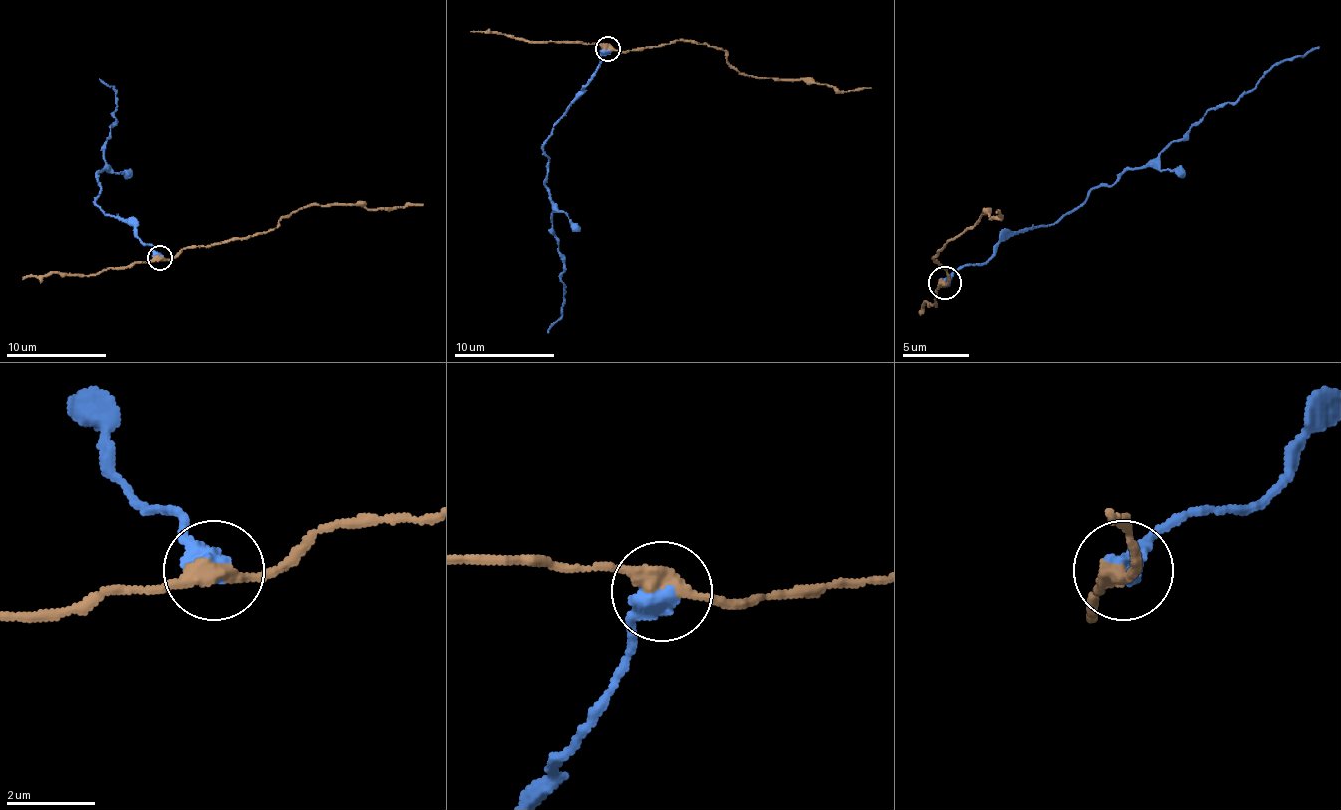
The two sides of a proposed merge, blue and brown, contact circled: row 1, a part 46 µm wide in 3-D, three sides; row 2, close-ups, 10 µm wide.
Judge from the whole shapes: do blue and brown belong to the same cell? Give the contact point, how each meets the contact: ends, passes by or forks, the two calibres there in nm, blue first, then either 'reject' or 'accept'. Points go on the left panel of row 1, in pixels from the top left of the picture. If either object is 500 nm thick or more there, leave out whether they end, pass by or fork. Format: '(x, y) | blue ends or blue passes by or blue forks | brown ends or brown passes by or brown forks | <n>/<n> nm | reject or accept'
(159, 258) | 600/360 nm | reject

